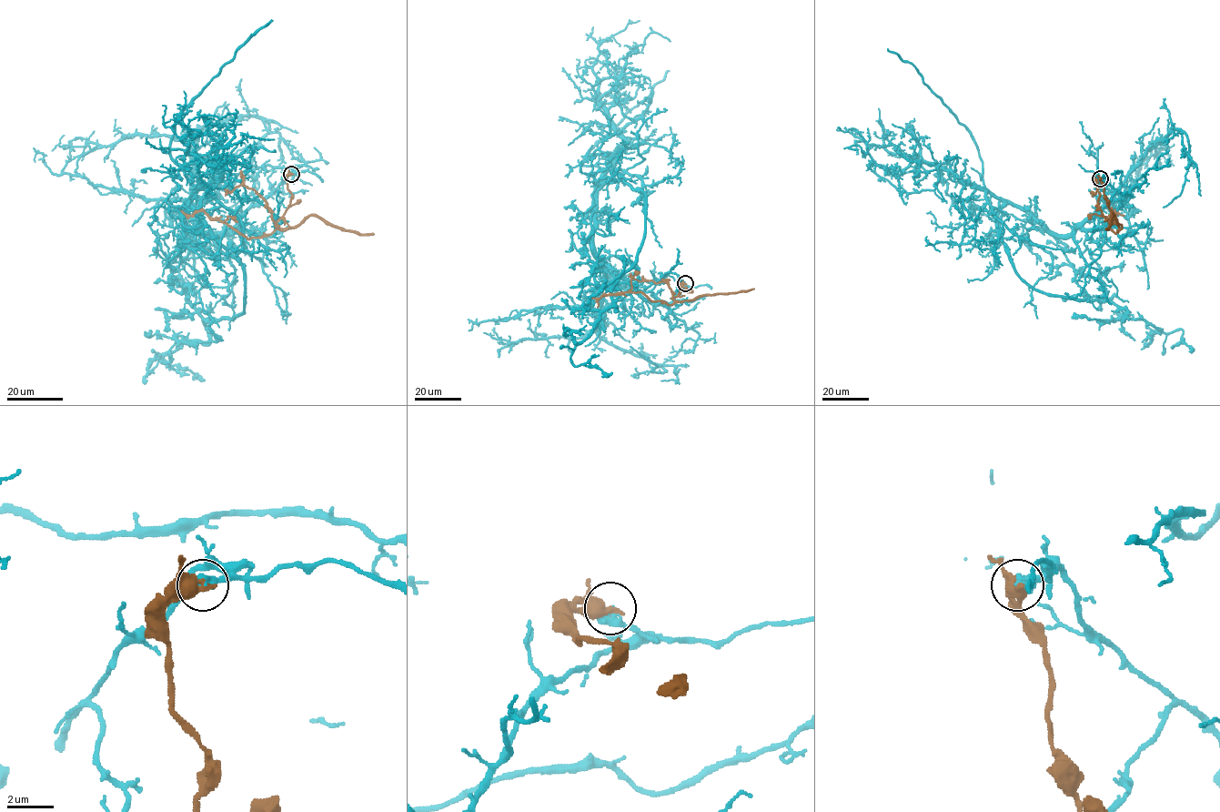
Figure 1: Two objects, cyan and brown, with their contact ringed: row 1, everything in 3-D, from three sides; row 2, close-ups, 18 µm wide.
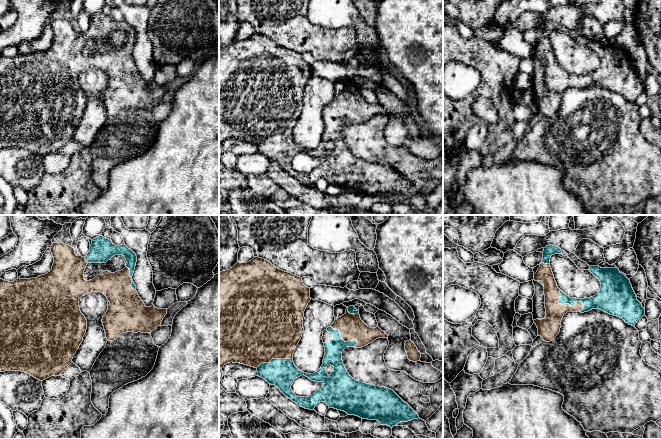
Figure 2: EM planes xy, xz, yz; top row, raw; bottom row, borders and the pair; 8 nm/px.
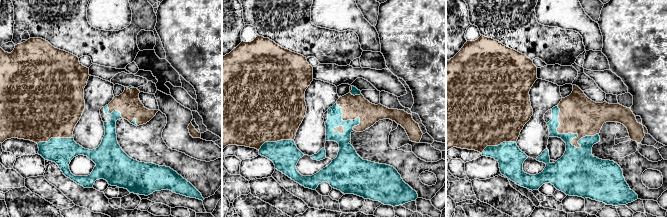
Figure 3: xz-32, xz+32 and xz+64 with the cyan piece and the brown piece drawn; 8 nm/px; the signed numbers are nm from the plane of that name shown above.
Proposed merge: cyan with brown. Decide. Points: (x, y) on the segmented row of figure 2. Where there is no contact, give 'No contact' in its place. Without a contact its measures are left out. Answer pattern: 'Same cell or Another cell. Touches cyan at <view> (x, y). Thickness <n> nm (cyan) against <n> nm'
Another cell. Touches cyan at yz (568, 303). Thickness 120 nm (cyan) against 160 nm

